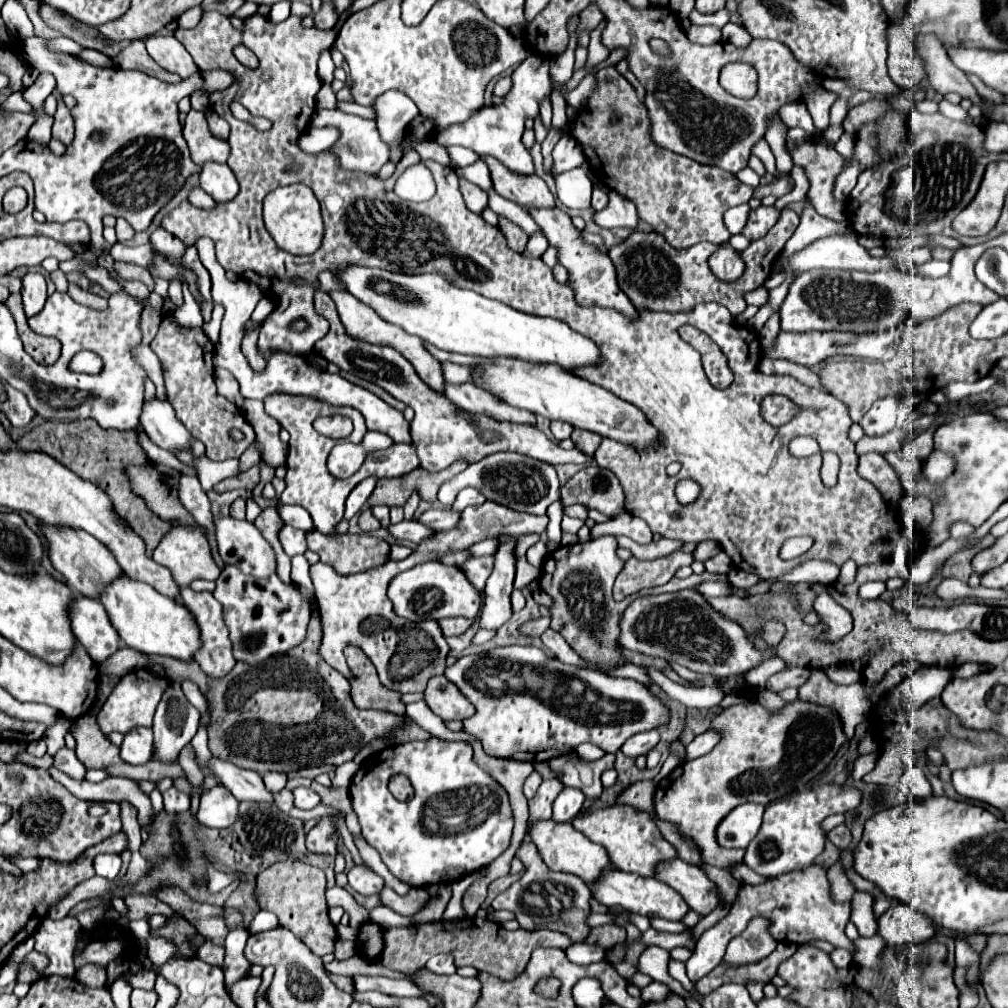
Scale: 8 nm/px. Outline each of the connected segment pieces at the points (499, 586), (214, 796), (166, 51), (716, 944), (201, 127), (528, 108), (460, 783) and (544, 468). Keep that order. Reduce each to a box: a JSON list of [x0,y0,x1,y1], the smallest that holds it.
[[481,537,515,629],[197,785,239,829],[147,35,199,79],[685,863,855,983],[183,111,229,165],[435,55,551,173],[349,737,513,887],[437,453,559,515]]

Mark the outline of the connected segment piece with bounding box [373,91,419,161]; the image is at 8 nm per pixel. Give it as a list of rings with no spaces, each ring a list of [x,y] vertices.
[[[387,91],[375,101],[375,111],[377,111],[377,127],[393,151],[391,151],[391,161],[399,161],[401,153],[397,149],[397,141],[405,135],[405,127],[409,125],[411,119],[419,115],[417,105],[407,97],[405,93],[399,91]]]

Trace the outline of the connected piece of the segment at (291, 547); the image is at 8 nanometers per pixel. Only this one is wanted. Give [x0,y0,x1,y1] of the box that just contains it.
[279,525,307,557]

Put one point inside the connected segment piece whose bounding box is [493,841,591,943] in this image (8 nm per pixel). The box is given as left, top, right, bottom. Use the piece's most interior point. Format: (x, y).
(542, 899)

